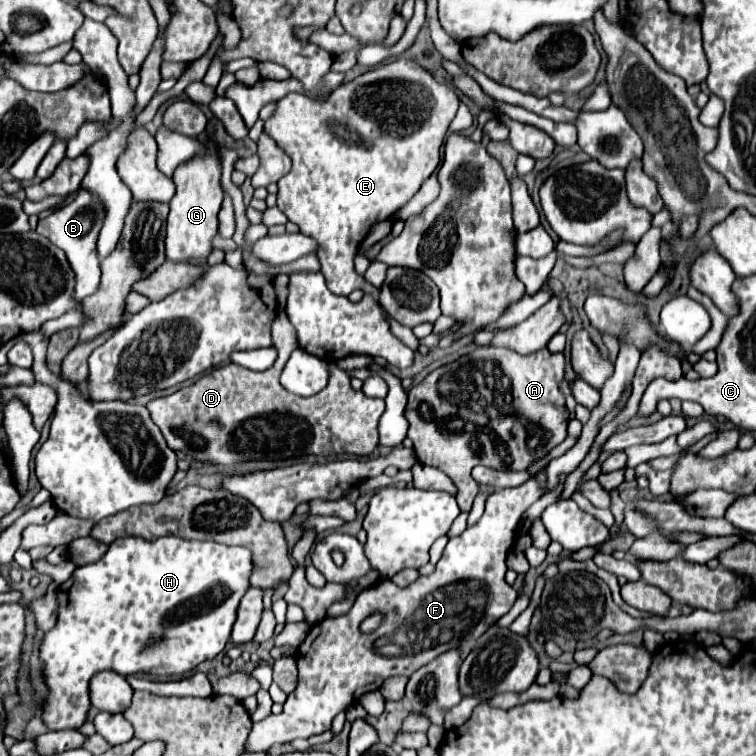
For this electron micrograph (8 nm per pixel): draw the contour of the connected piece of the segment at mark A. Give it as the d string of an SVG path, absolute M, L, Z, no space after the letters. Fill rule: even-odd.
M487 345L487 347L477 347L475 351L471 351L467 355L461 355L453 363L441 365L439 369L429 373L419 385L409 389L409 403L407 403L407 409L405 409L405 417L409 421L407 437L413 441L413 449L417 453L417 459L423 465L437 467L437 469L441 469L443 473L447 473L451 477L451 481L457 487L457 503L459 503L459 508L462 512L469 512L471 510L474 499L478 494L478 490L474 490L474 480L471 475L471 469L475 465L487 465L487 467L493 467L493 469L523 471L523 469L527 469L529 463L533 463L535 459L545 457L555 445L559 445L567 437L567 417L569 417L569 413L567 413L567 407L565 407L565 395L559 389L559 381L563 377L565 377L565 357L563 357L563 353L549 353L547 349L541 349L541 351L531 353L531 355L519 355L519 353L501 349L501 347Z

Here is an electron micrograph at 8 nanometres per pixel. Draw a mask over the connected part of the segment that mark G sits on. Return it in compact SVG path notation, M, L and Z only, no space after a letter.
M205 143L205 157L191 159L177 167L173 173L173 181L177 185L177 193L171 199L169 217L167 217L167 259L169 261L191 261L191 259L203 259L203 255L209 257L213 251L213 237L219 233L219 209L223 201L223 189L221 189L221 167L215 151L215 143Z

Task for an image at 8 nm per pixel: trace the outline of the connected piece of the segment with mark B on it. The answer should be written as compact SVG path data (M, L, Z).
M79 189L75 201L59 207L57 211L53 211L49 217L41 219L37 225L37 233L47 237L53 245L57 245L59 249L65 251L73 273L77 275L75 279L75 293L73 293L73 301L79 303L83 297L97 293L99 289L99 281L101 281L101 269L99 269L99 257L97 257L97 235L103 223L103 207L85 191Z

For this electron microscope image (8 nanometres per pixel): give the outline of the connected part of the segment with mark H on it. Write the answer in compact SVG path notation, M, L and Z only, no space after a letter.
M121 537L117 541L113 541L107 549L107 553L89 565L81 565L73 571L71 581L67 583L69 587L59 587L61 597L65 597L63 609L59 611L59 621L55 625L55 629L51 629L41 643L41 659L45 661L43 671L45 671L45 679L49 685L49 695L47 695L47 703L45 703L45 711L43 711L43 721L49 729L53 731L61 731L61 729L75 729L79 725L85 723L87 719L87 711L89 711L89 681L93 675L101 673L101 671L115 671L119 675L133 675L133 673L151 673L151 675L175 675L175 673L185 673L195 669L199 663L213 659L215 655L219 655L229 637L231 637L231 629L233 623L237 619L237 609L239 603L243 599L243 595L251 589L251 573L253 573L253 561L251 561L251 551L243 549L243 547L229 547L229 545L219 545L215 541L187 541L181 537L159 537L155 541L147 541L143 537Z

